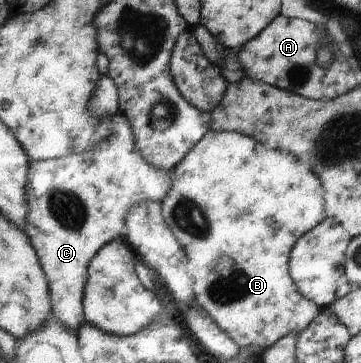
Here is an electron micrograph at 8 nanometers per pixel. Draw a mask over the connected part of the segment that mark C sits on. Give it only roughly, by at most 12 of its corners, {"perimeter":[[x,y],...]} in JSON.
{"perimeter":[[126,116],[92,150],[29,160],[28,238],[68,330],[86,268],[172,184]]}

